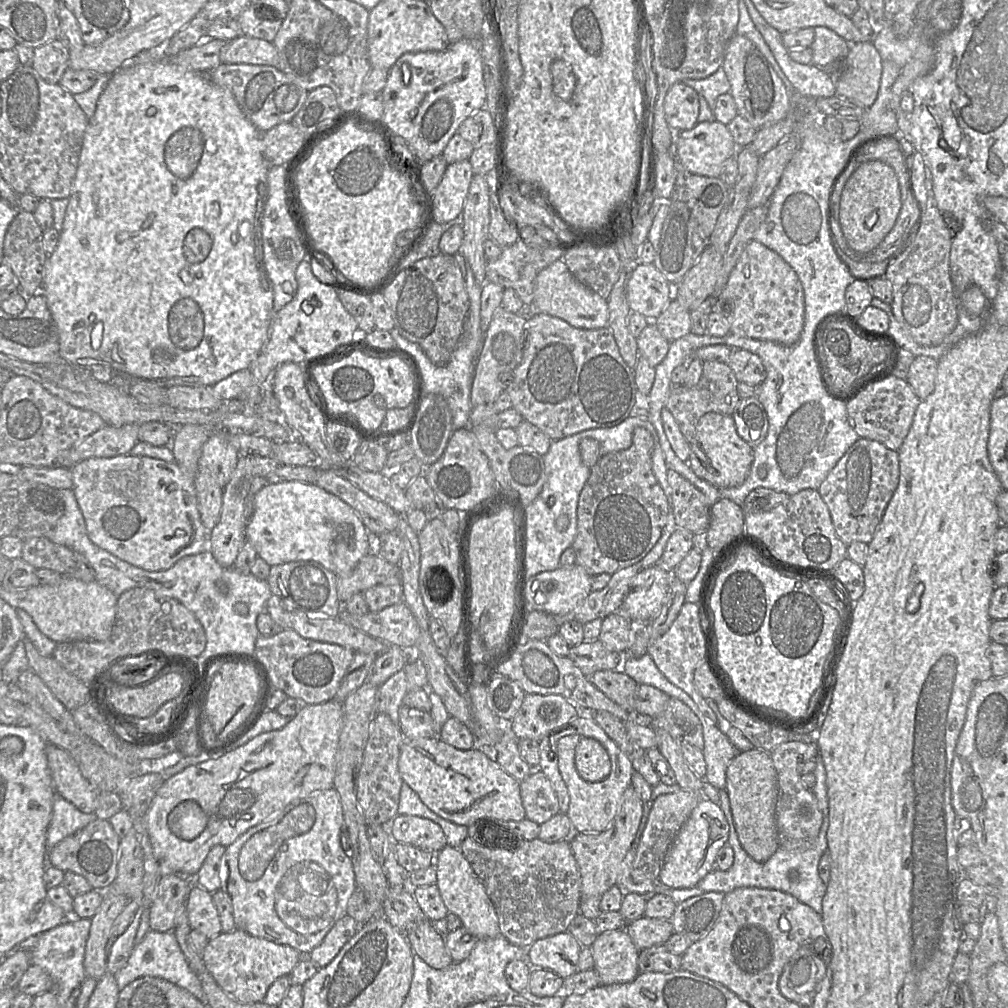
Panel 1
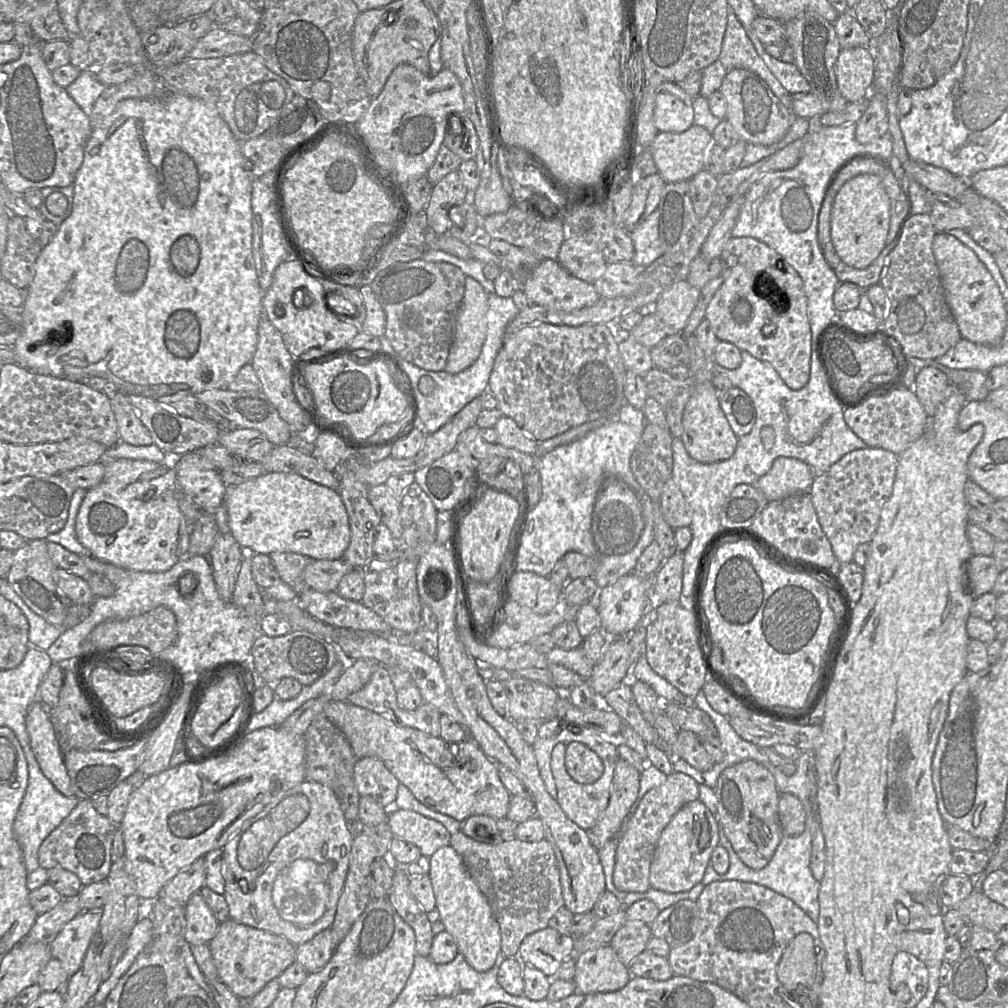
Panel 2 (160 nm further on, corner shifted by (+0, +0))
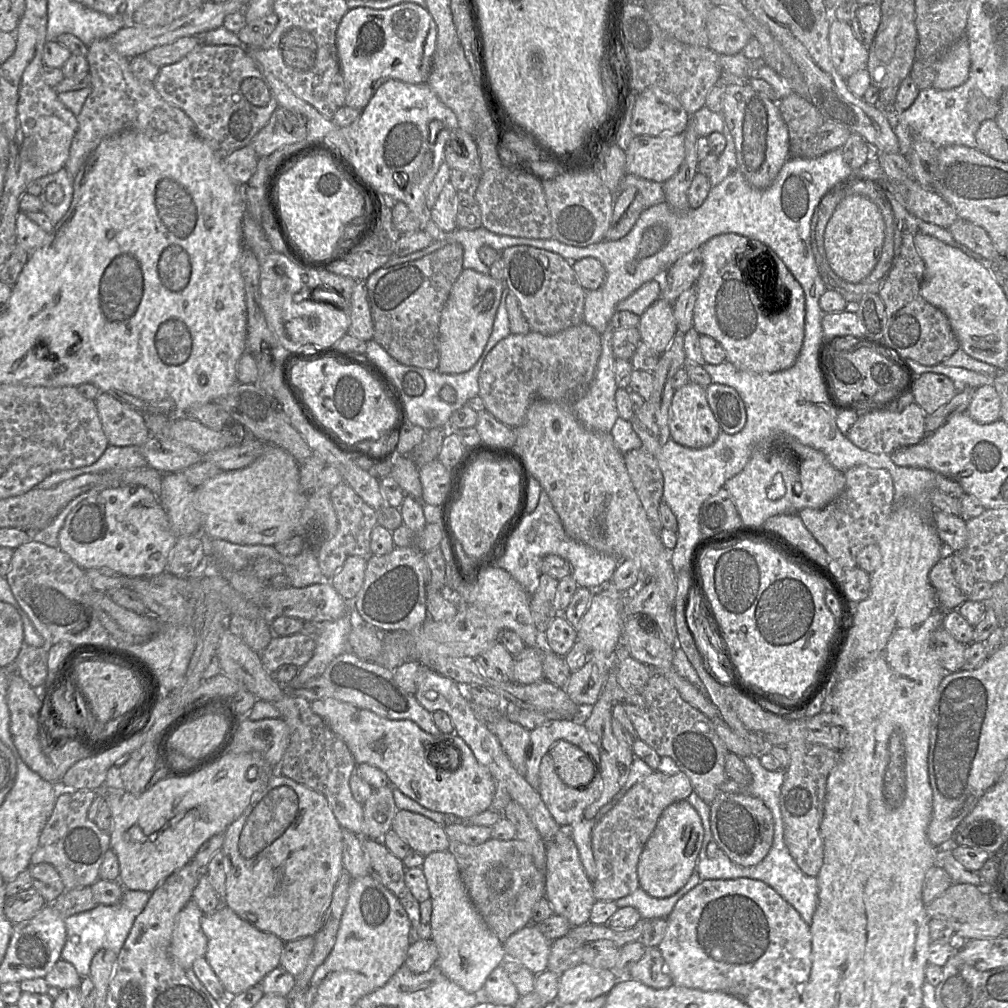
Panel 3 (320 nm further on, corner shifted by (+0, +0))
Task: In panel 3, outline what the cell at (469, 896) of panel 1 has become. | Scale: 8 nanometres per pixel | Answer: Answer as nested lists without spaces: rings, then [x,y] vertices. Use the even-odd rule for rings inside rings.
[[[447,849],[428,854],[422,865],[427,880],[432,904],[430,921],[431,939],[435,942],[439,957],[436,967],[453,983],[468,993],[482,990],[489,974],[506,958],[503,943],[497,935],[484,922],[473,903],[471,902],[465,886],[460,877],[460,871],[454,855]]]

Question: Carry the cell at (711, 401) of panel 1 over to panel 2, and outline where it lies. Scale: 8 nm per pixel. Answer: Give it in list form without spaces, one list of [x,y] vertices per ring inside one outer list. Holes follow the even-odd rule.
[[[655,367],[643,375],[643,378],[648,397],[660,404],[672,436],[680,439],[683,431],[682,416],[695,389],[694,379],[689,377],[686,380],[677,380],[669,372]]]

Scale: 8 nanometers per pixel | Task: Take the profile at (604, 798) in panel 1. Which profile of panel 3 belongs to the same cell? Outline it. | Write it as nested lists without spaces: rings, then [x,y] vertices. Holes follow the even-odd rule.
[[[548,753],[541,759],[538,793],[561,827],[568,827],[583,819],[585,809],[599,798],[601,783],[600,766],[595,766],[595,776],[588,785],[571,787],[559,778]]]

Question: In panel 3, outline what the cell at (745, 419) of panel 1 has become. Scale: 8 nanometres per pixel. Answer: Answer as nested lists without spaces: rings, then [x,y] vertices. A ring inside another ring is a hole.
[[[711,383],[705,388],[708,404],[721,431],[740,432],[747,420],[746,409],[738,392],[726,385]]]

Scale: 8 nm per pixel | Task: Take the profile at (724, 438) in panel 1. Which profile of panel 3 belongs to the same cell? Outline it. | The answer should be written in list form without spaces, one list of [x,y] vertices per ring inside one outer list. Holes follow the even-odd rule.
[[[689,381],[675,391],[669,429],[671,439],[688,448],[701,449],[715,442],[721,428],[708,404],[704,387]]]

